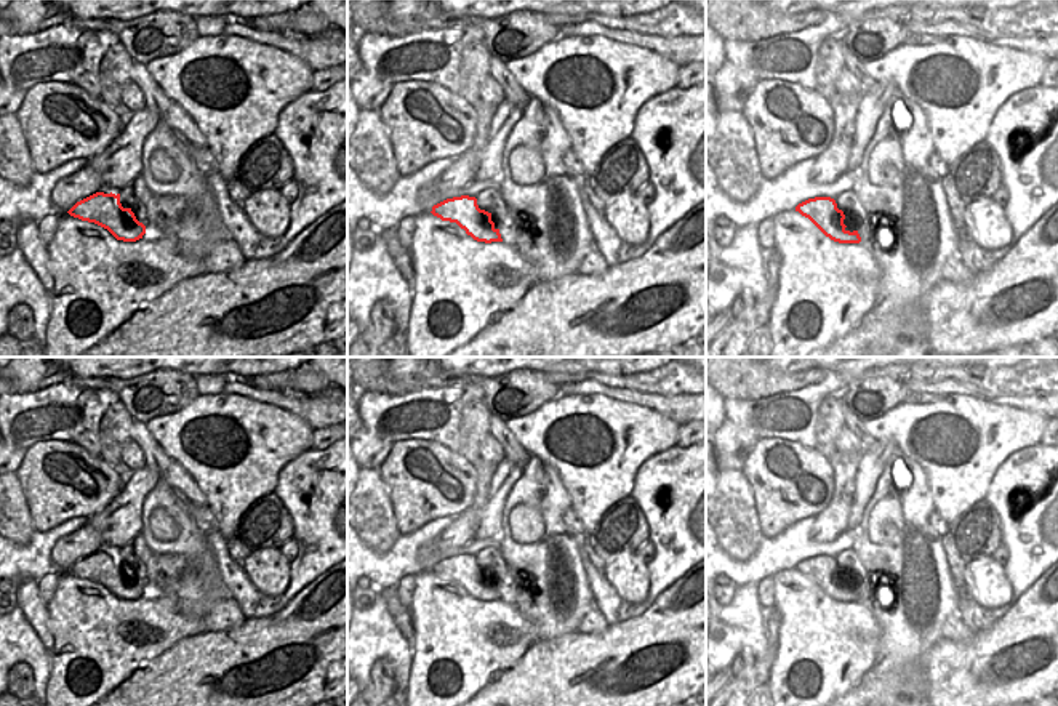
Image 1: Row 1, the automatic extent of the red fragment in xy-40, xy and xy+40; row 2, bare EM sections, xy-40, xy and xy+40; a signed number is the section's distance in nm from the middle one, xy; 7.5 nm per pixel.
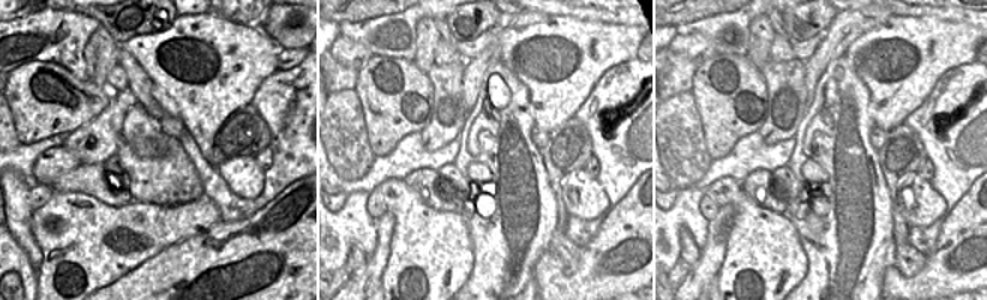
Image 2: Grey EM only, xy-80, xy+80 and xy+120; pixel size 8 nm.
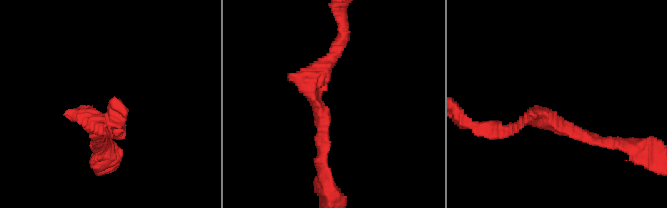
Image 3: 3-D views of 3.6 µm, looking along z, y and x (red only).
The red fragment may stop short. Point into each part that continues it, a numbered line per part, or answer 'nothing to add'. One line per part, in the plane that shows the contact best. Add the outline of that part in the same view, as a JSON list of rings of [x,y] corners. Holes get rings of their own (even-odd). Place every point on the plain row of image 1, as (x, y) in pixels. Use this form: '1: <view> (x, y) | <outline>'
nothing to add

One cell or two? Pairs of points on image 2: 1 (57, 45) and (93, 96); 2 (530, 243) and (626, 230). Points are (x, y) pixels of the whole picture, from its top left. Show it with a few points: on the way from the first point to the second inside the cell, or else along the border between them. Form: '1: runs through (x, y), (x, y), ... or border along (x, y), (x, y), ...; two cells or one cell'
1: border along (53, 62), (65, 66), (77, 78), (89, 81); two cells
2: border along (548, 249), (542, 254), (533, 270), (534, 282); two cells

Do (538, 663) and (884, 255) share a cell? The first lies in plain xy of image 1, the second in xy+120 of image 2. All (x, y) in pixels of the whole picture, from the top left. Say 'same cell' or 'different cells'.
different cells

